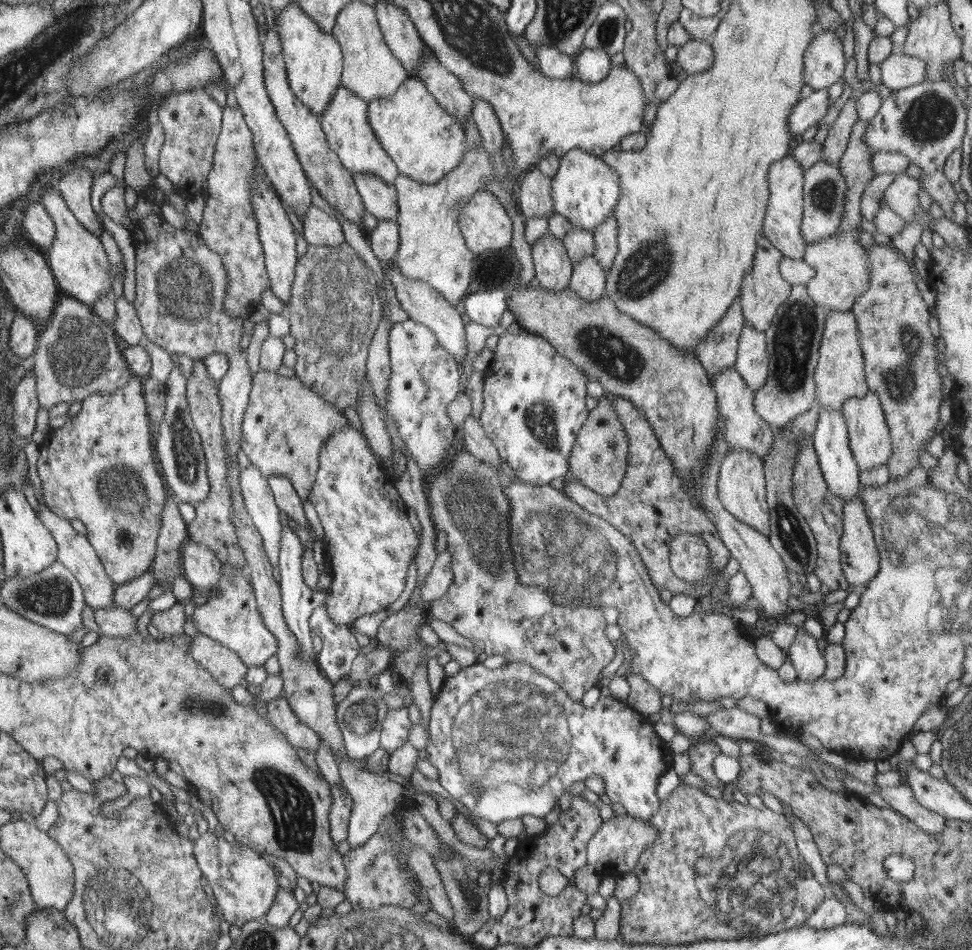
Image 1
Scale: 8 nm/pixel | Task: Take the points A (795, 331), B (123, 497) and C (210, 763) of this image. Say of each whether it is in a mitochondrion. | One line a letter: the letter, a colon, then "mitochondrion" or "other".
A: mitochondrion
B: mitochondrion
C: other

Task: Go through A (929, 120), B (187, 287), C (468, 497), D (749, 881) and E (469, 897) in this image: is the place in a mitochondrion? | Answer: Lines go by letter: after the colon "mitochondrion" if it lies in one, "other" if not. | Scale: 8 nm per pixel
A: mitochondrion
B: mitochondrion
C: mitochondrion
D: mitochondrion
E: mitochondrion

